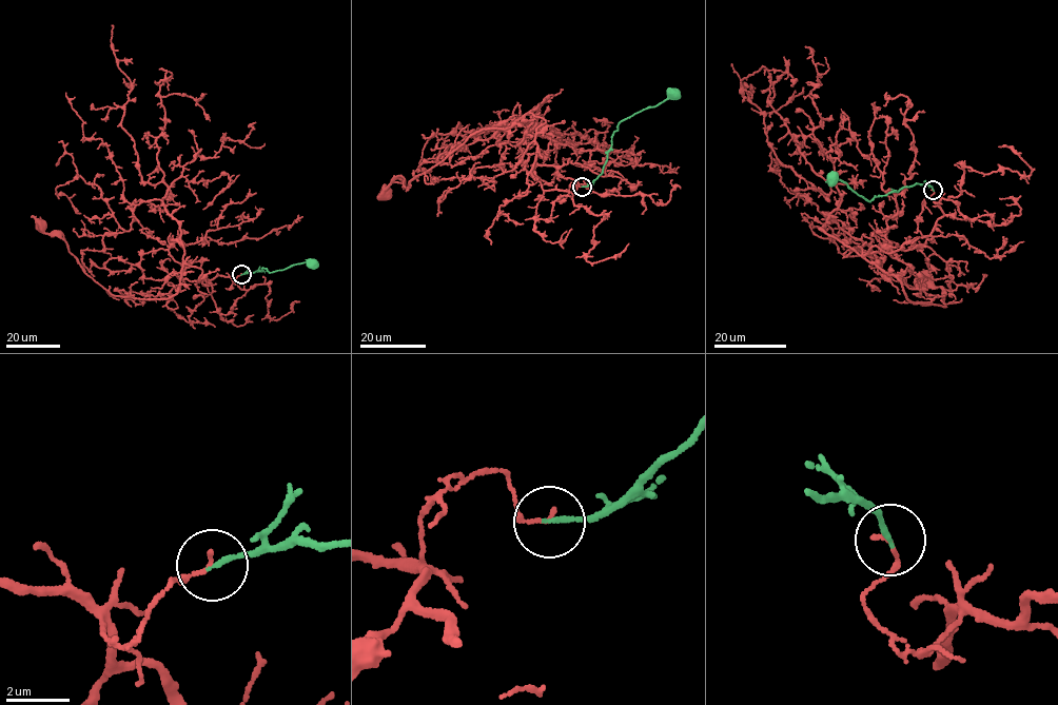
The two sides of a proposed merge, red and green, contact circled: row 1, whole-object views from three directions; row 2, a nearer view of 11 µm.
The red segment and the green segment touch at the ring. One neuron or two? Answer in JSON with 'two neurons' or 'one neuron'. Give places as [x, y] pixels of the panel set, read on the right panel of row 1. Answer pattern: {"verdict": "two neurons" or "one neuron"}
{"verdict": "two neurons"}

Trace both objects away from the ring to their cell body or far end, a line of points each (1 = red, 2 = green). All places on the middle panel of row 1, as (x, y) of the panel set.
1: (582, 187), (544, 191), (533, 177), (545, 120), (530, 113), (470, 134), (411, 187), (398, 176), (385, 193)
2: (582, 187), (588, 185), (601, 174), (612, 135), (622, 120), (658, 105), (673, 93)

